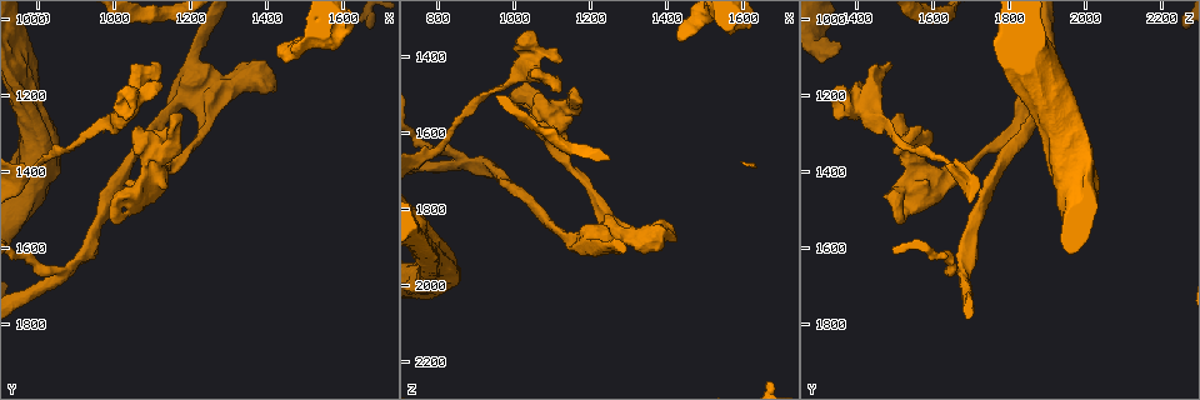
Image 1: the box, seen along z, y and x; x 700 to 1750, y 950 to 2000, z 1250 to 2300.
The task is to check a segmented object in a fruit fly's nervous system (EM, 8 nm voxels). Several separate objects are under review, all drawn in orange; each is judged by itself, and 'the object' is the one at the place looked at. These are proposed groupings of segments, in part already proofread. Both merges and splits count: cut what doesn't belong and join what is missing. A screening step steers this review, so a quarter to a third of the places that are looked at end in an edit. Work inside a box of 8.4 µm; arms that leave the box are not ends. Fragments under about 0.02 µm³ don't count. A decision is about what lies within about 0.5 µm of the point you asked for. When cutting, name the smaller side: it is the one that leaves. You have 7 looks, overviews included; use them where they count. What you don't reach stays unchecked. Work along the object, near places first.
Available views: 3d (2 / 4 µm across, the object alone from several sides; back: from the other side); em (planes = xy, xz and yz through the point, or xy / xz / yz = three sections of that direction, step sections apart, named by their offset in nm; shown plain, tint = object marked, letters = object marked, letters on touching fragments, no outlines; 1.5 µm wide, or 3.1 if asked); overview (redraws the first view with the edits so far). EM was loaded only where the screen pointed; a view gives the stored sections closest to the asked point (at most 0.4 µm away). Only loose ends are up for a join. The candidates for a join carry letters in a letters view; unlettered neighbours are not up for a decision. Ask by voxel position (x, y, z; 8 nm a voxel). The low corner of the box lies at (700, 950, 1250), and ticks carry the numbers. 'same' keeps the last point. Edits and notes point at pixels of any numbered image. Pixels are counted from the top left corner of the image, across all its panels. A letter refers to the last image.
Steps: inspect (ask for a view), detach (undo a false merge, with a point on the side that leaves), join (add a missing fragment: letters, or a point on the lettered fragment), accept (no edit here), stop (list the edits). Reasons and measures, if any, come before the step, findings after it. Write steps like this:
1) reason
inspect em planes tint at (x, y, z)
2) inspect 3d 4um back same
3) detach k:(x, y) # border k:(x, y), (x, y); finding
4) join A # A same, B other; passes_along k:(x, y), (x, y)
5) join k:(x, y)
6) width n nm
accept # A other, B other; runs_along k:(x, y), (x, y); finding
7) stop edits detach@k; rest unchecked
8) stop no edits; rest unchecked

free end
inspect 3d 4um at (775, 1060, 1895)

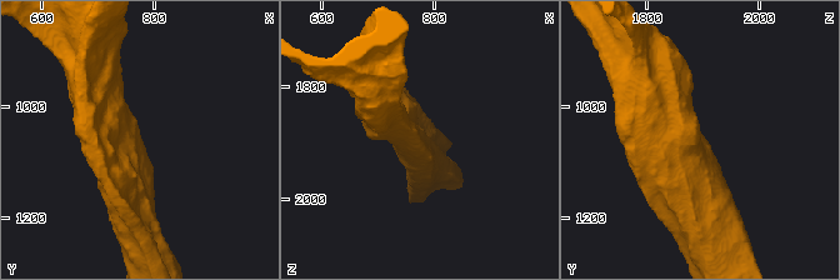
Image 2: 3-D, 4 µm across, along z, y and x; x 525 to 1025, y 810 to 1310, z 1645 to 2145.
now the EM
inspect em planes letters at (775, 1060, 1900)

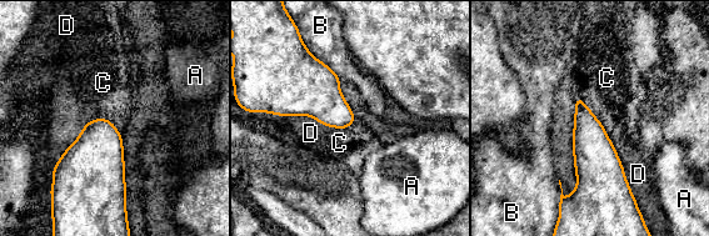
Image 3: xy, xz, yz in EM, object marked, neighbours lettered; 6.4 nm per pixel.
longest_contact D 500 nm
accept # A other, B other, C other, D other; border 3:(88, 120), (108, 119), (120, 134); no lettered fragment goes on from it

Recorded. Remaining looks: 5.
an open end
inspect em xz step 4 tint at (1440, 1070, 1355)

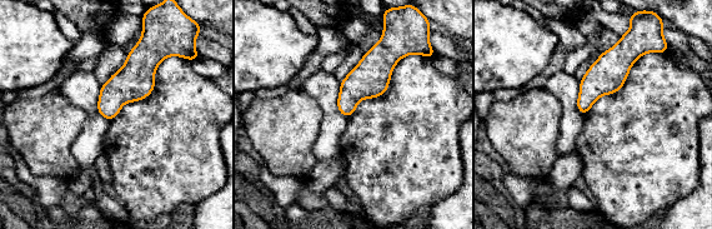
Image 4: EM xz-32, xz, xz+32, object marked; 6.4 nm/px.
cut it another way
inspect em planes letters same

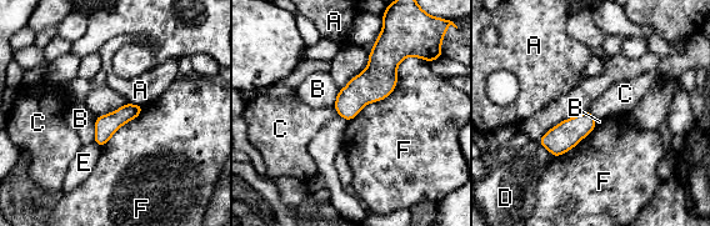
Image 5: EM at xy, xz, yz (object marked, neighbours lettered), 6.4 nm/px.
width 140 nm; longest_contact F 600 nm
accept # A other, B other, C other, D other, E other, F other; none of them fits

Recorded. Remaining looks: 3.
branch point
inspect 3d 4um at (1035, 1245, 1400)

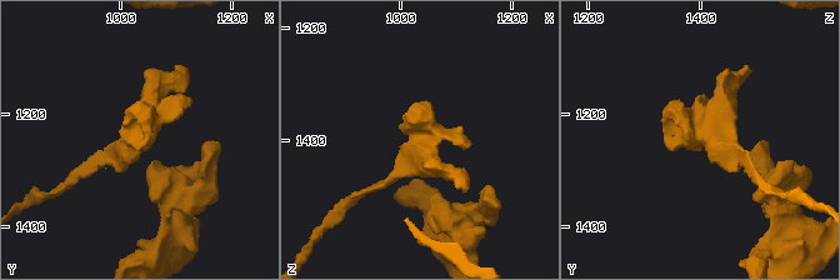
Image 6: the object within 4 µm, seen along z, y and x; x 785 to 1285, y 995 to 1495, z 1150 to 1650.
now the EM
inspect em xz step 8 tint at (1040, 1240, 1405)

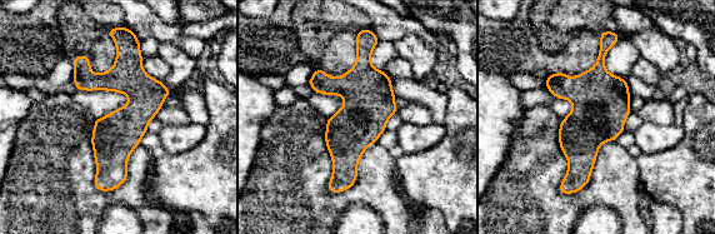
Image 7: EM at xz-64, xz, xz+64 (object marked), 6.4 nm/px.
inspect em planes letters same

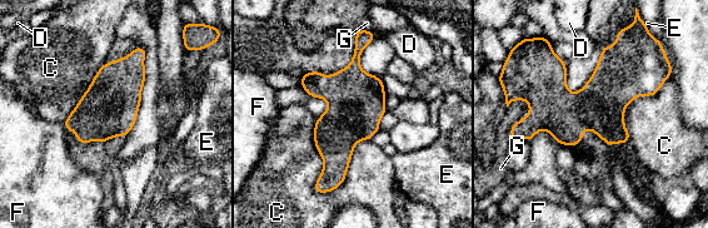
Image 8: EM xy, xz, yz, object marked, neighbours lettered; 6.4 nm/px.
longest_contact C 500 nm
accept # C other, D other, E other, F other, G other; border 8:(315, 118), (314, 191), (328, 193); one cell here

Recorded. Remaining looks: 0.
stop no edits; rest unchecked

